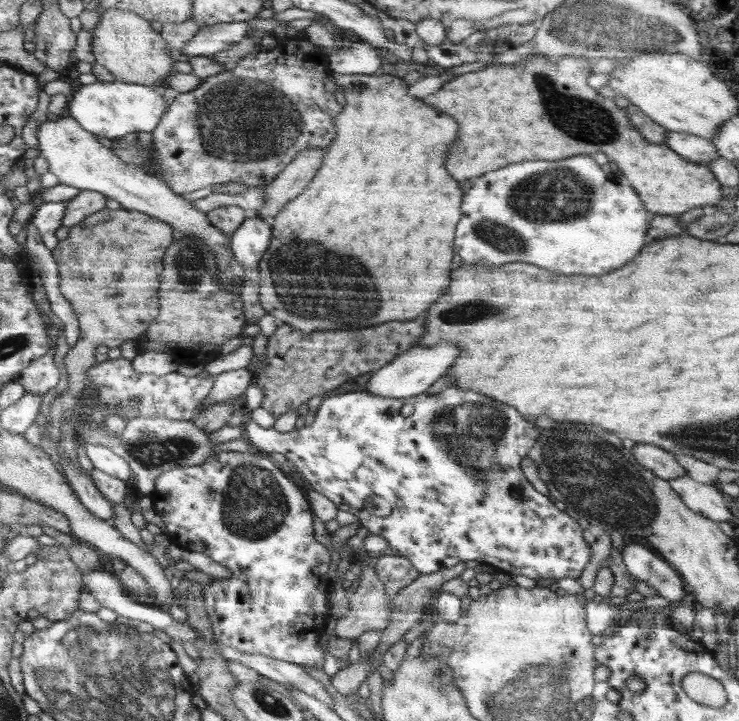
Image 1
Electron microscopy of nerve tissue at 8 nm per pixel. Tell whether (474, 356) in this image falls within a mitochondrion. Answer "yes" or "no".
no

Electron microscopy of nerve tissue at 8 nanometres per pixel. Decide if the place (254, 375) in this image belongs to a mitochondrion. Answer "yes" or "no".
no

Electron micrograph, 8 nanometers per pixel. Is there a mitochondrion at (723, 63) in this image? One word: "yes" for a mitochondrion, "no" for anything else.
no

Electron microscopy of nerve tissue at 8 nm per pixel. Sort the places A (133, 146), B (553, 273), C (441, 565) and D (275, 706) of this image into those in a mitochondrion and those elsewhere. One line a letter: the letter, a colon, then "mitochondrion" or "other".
A: mitochondrion
B: other
C: other
D: mitochondrion

